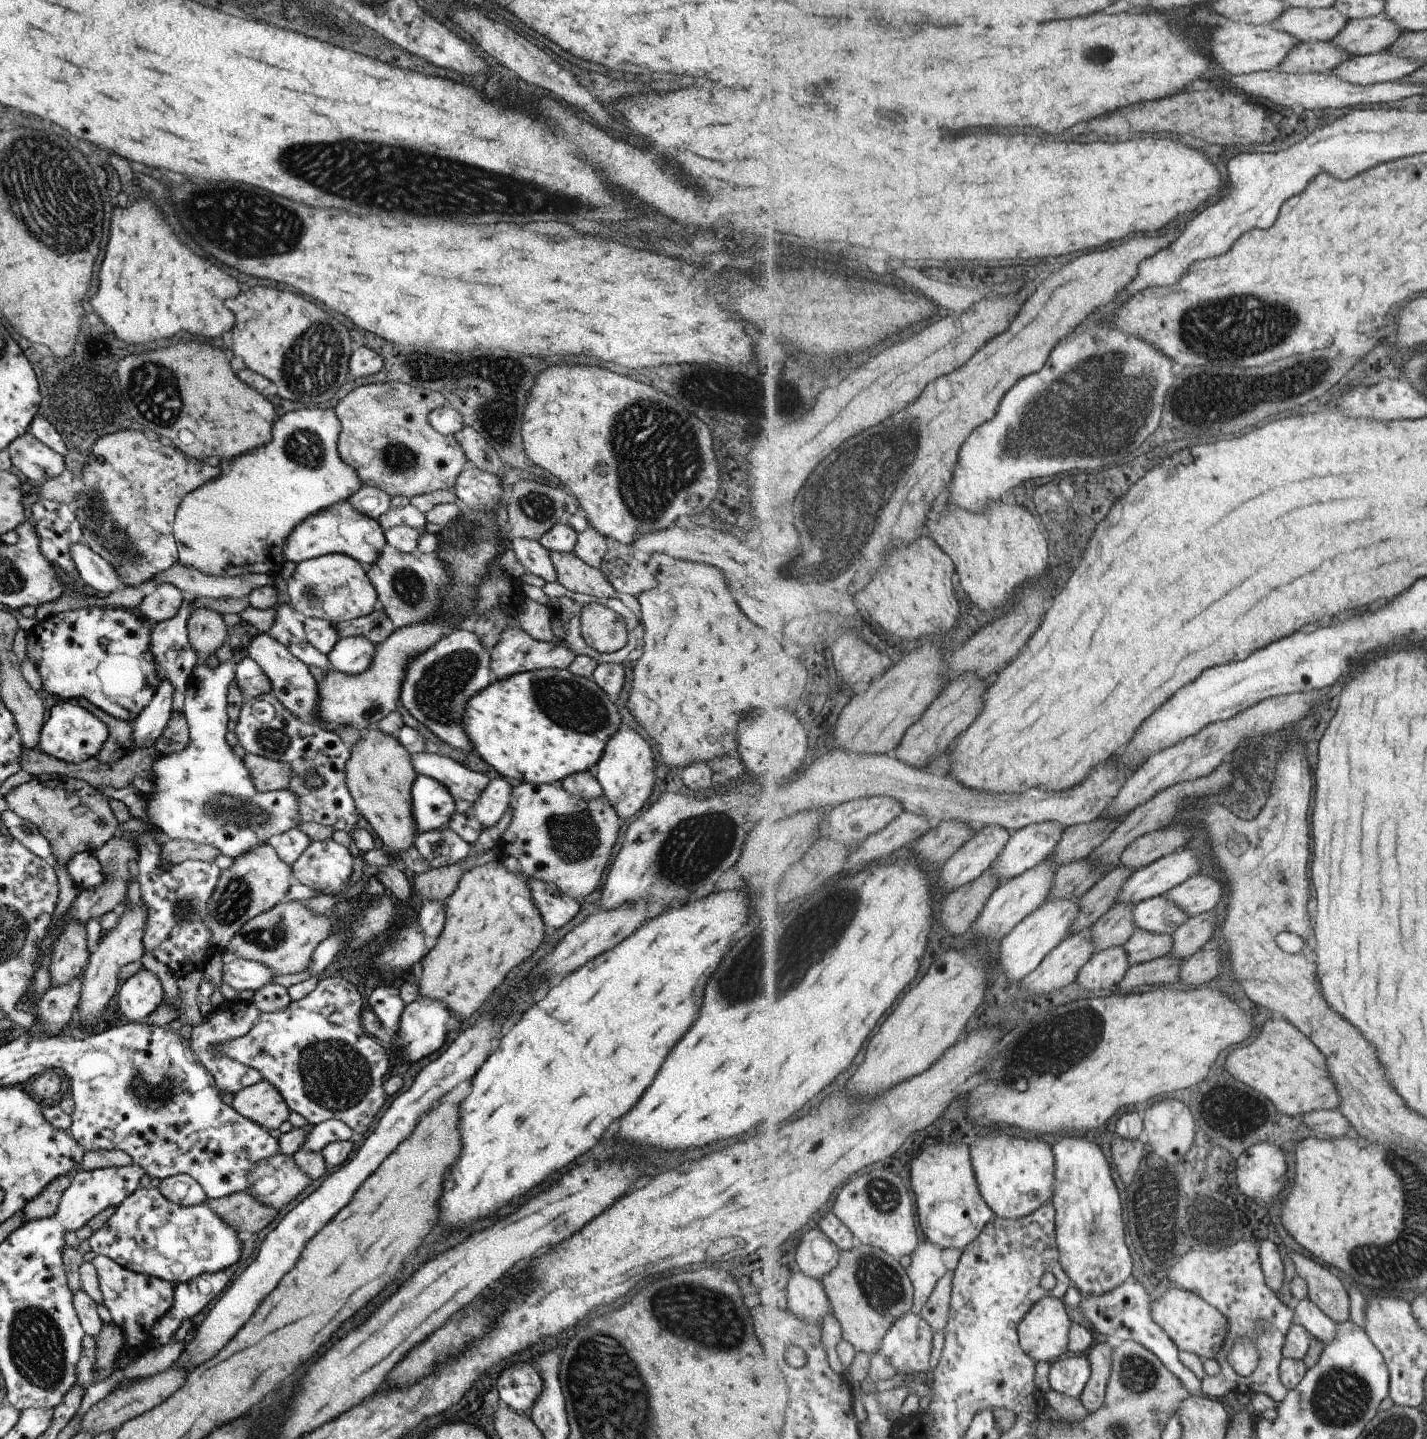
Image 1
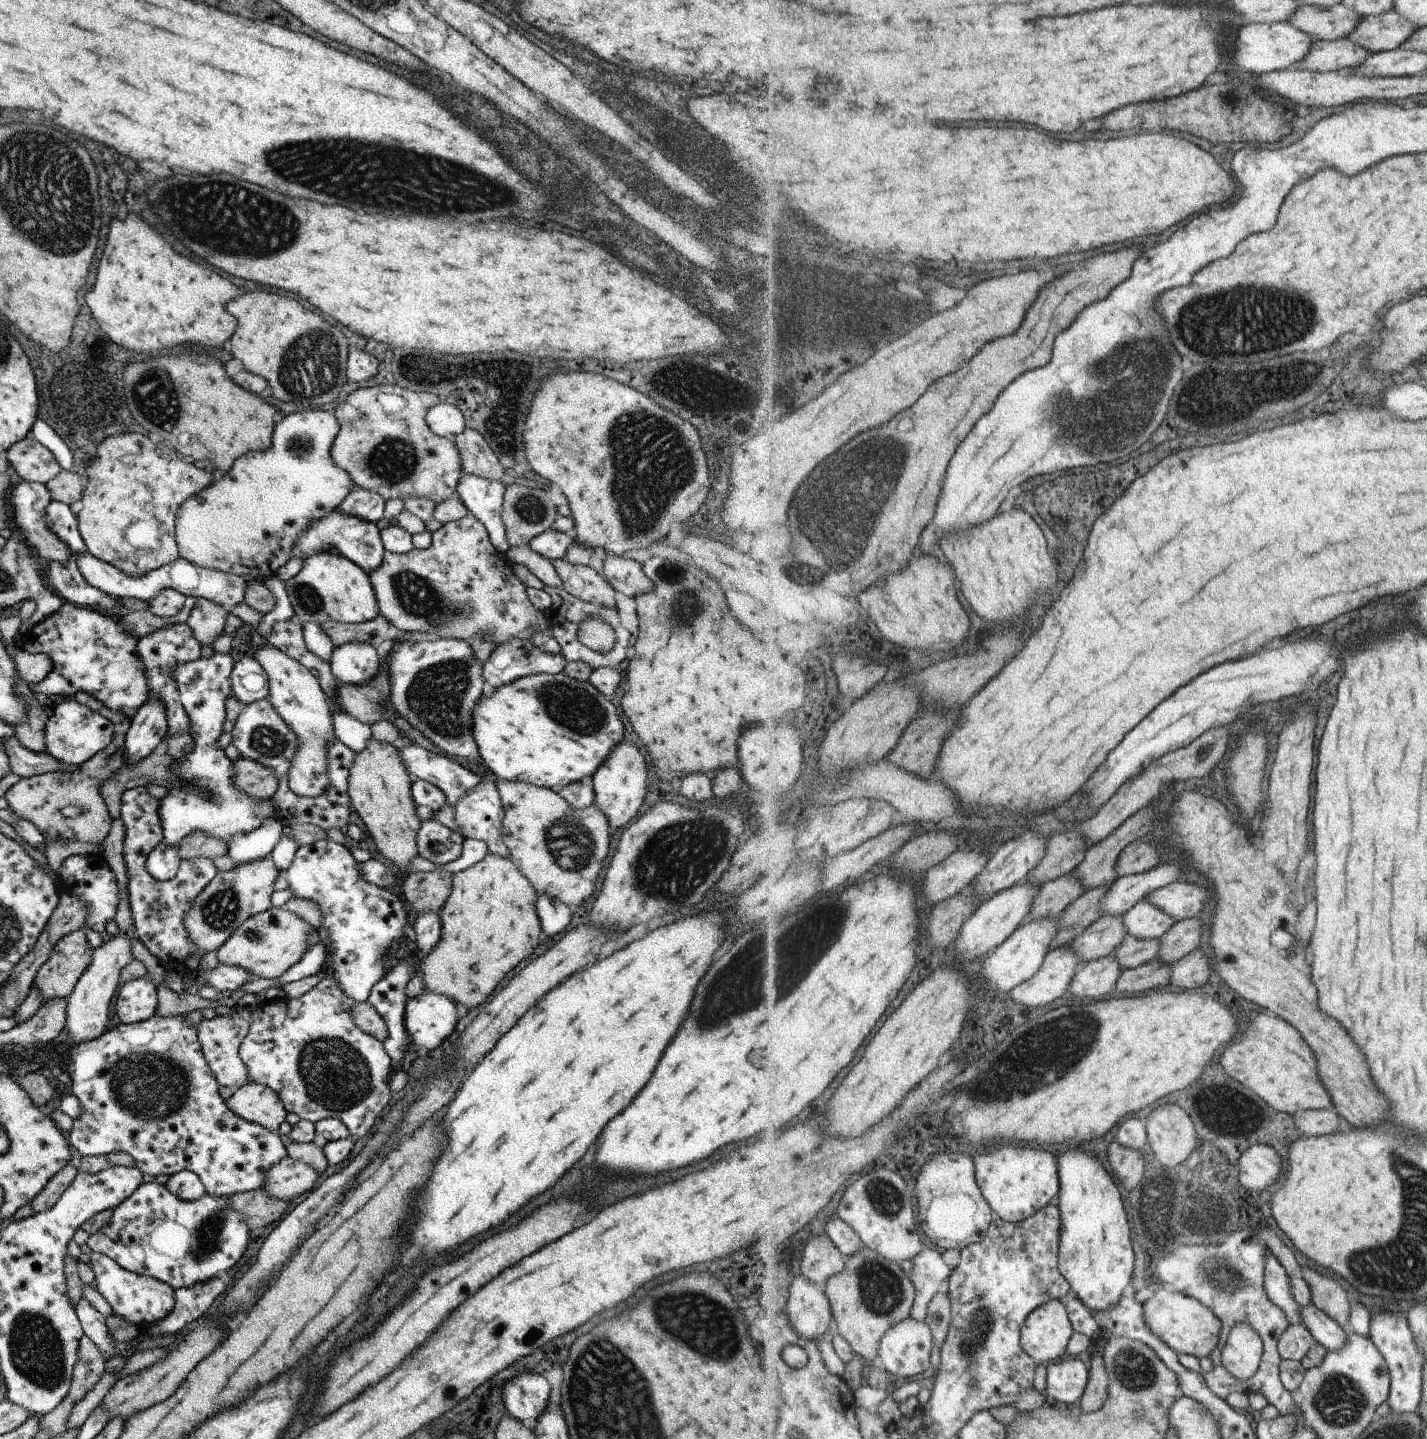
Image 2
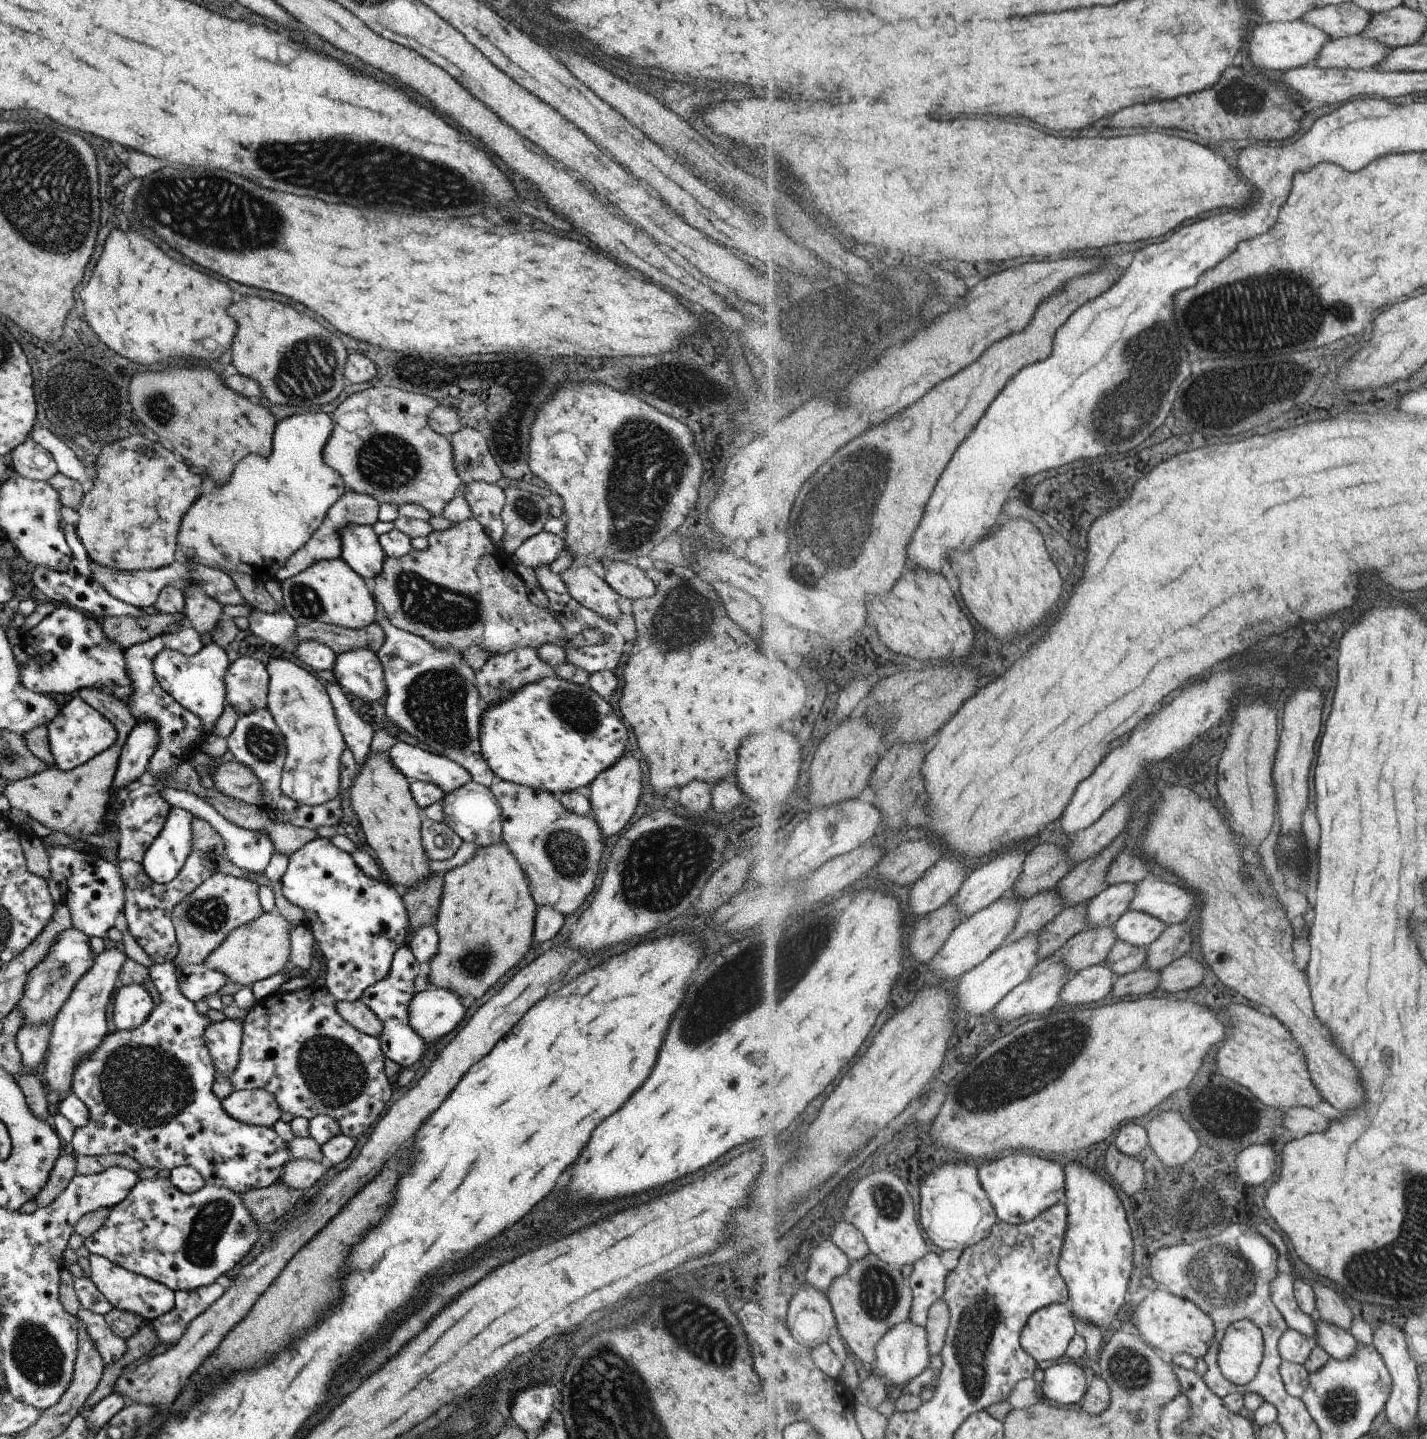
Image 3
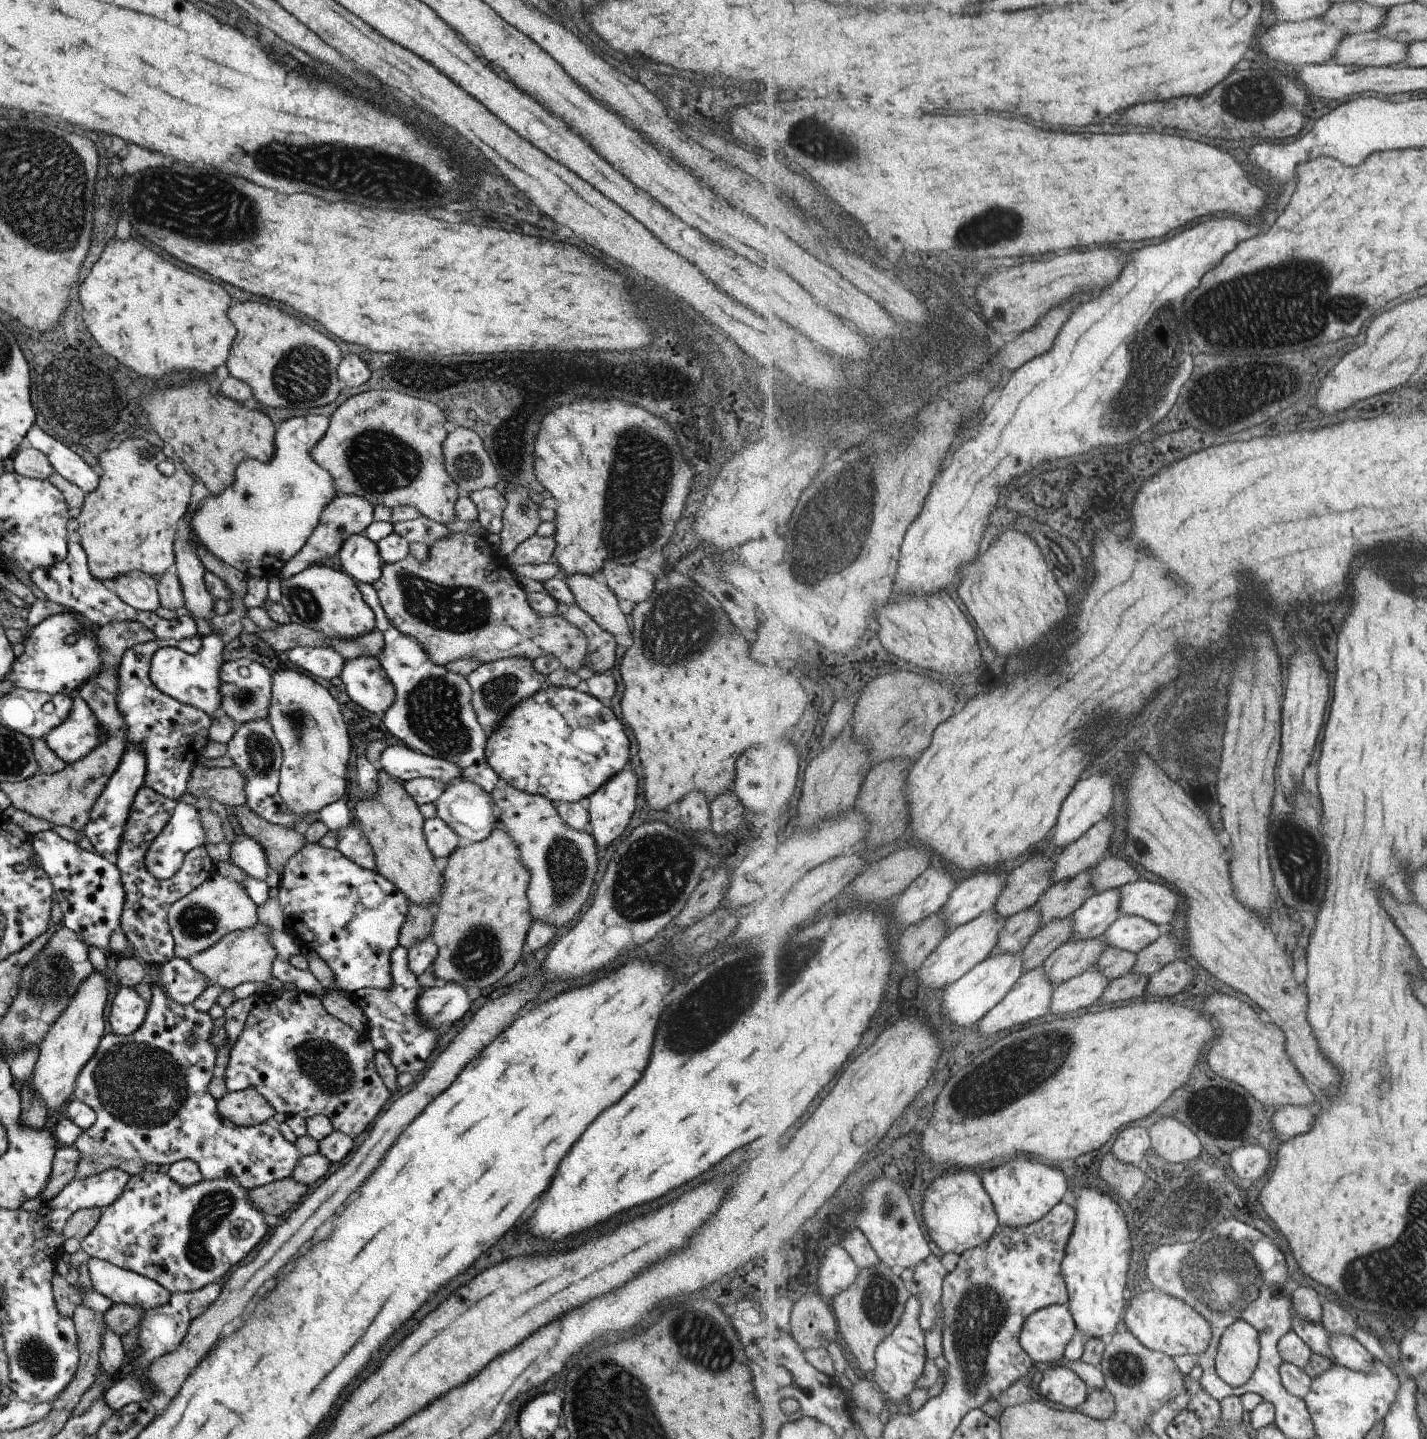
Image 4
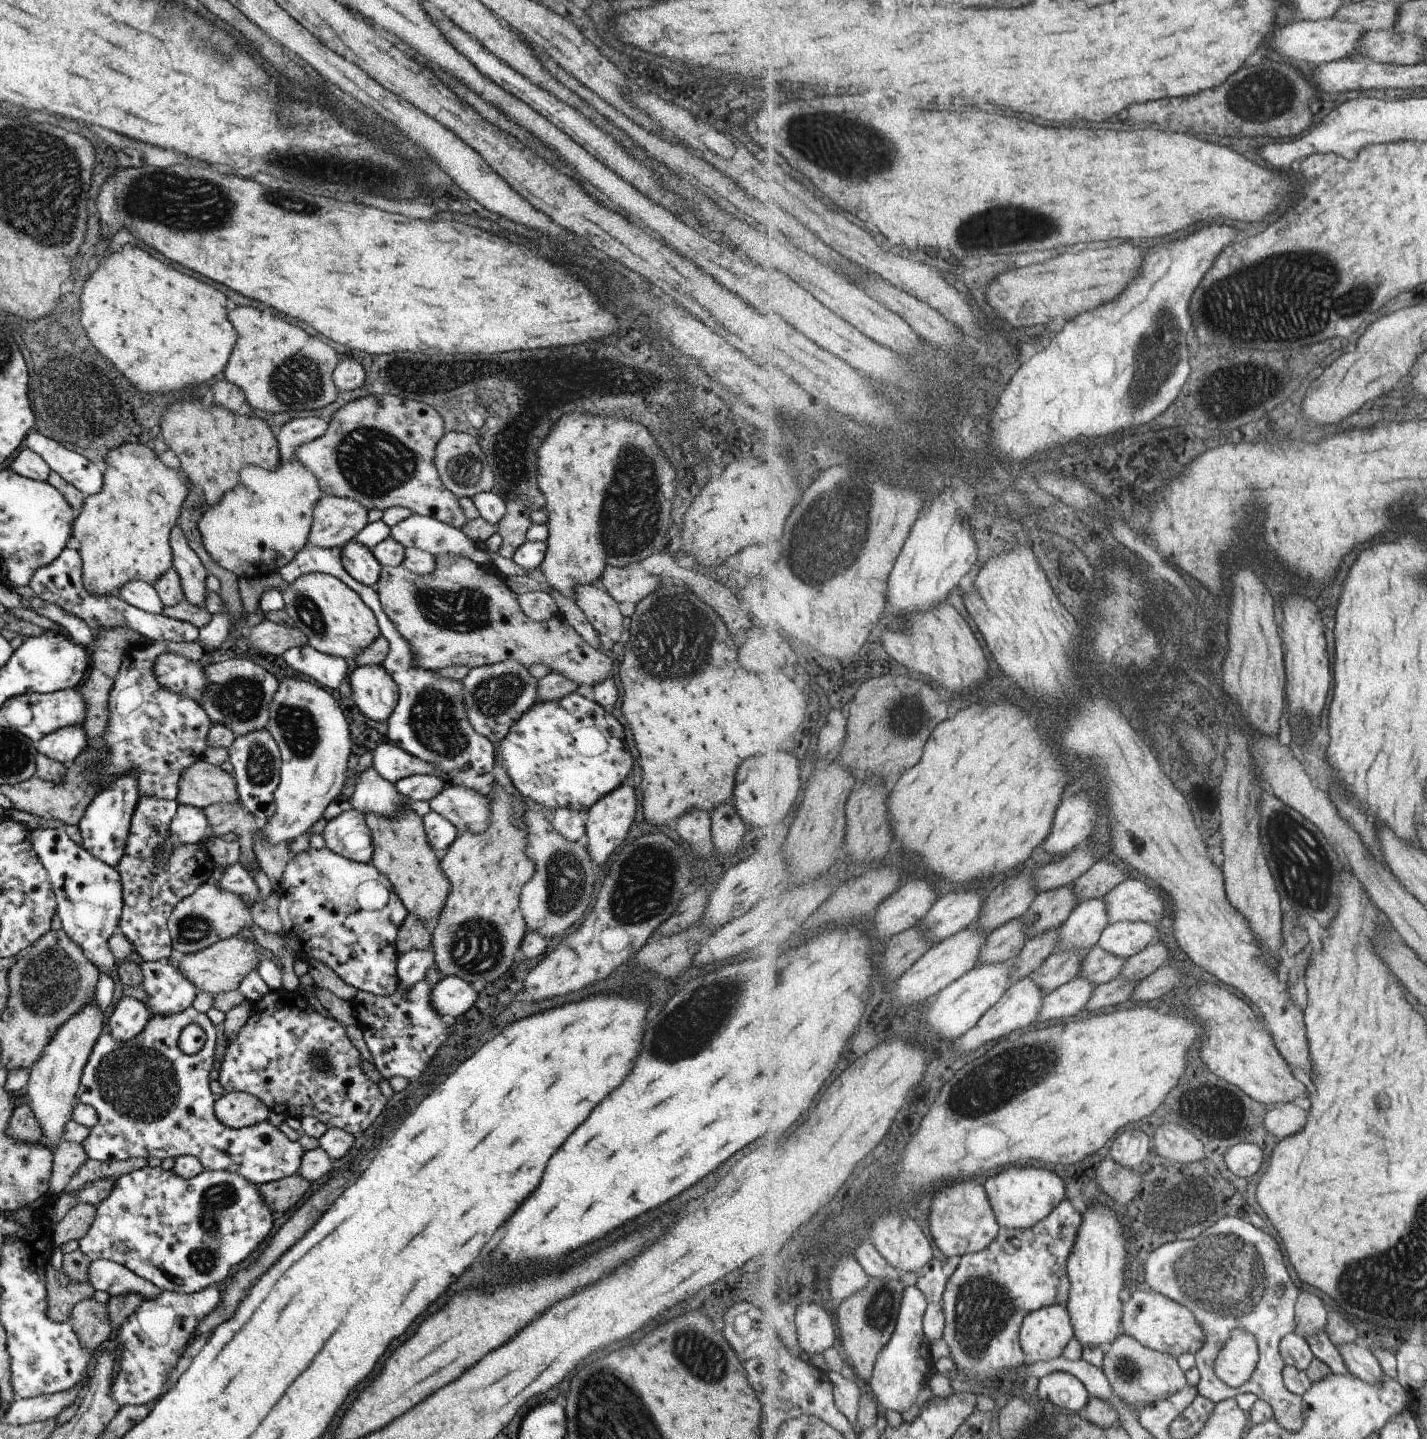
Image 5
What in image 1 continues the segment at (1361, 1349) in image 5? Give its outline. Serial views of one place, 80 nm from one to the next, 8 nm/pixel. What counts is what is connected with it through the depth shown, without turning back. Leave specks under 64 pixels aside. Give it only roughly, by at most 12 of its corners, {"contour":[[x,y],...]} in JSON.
{"contour":[[1309,1297],[1292,1305],[1296,1323],[1325,1344],[1338,1323]]}

